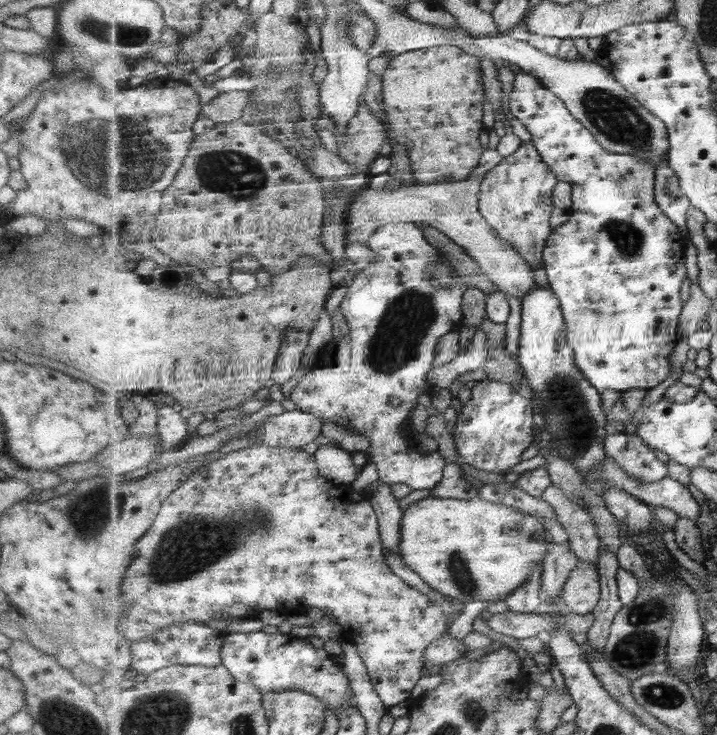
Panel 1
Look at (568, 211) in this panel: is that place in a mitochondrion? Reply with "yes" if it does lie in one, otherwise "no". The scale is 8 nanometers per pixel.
no

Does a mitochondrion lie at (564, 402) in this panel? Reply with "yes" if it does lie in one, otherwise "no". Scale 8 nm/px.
yes

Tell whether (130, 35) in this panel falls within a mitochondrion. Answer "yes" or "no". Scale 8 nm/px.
yes

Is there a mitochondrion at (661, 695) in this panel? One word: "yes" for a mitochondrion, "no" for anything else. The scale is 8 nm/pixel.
yes

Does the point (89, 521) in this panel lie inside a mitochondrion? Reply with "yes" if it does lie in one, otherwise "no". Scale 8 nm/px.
yes

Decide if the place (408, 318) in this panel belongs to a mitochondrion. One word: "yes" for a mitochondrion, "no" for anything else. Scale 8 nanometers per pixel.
yes

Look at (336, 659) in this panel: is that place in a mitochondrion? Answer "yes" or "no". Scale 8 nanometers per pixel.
no

